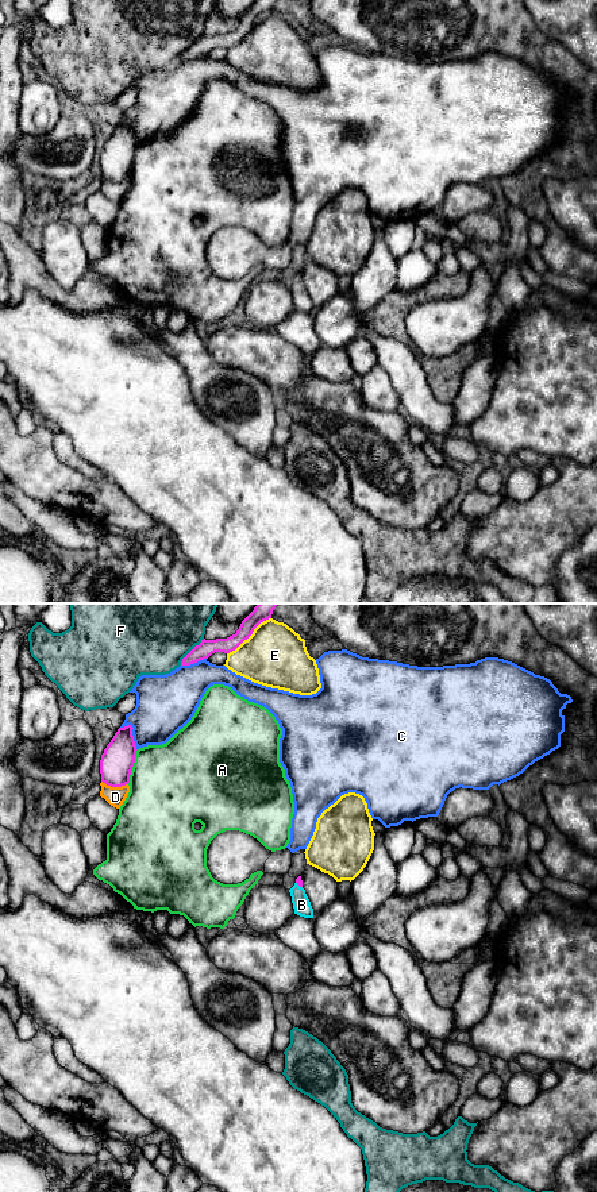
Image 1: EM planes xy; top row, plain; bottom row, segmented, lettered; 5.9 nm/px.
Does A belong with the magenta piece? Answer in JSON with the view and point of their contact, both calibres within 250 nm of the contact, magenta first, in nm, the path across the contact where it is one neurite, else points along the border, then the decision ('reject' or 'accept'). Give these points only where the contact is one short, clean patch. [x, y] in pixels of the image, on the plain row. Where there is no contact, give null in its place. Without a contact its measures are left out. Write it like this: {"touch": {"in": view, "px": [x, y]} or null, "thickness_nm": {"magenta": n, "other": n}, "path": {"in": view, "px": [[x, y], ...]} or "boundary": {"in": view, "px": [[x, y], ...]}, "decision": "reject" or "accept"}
{"touch": {"in": "xy", "px": [133, 161]}, "thickness_nm": {"magenta": 200, "other": 480}, "decision": "reject"}

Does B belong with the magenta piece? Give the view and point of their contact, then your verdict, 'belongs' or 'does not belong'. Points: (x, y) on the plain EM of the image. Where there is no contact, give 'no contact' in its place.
contact xy (299, 280); belongs

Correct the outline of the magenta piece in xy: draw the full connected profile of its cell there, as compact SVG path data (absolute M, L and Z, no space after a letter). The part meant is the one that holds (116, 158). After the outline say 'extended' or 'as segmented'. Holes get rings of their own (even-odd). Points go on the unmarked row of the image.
M131 120L119 123L101 150L101 177L107 181L122 182L130 178L130 170L138 146L132 124Z; as segmented

